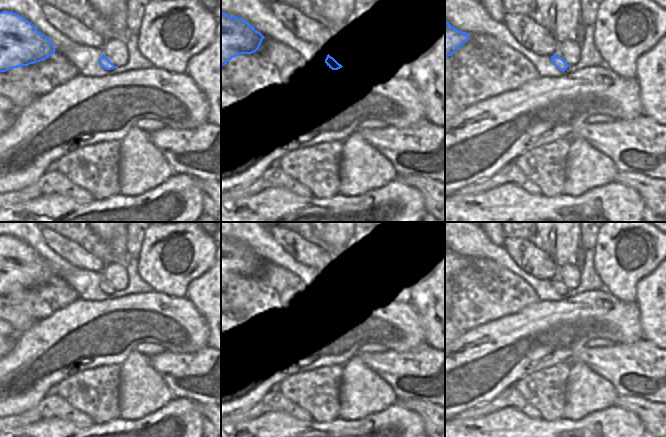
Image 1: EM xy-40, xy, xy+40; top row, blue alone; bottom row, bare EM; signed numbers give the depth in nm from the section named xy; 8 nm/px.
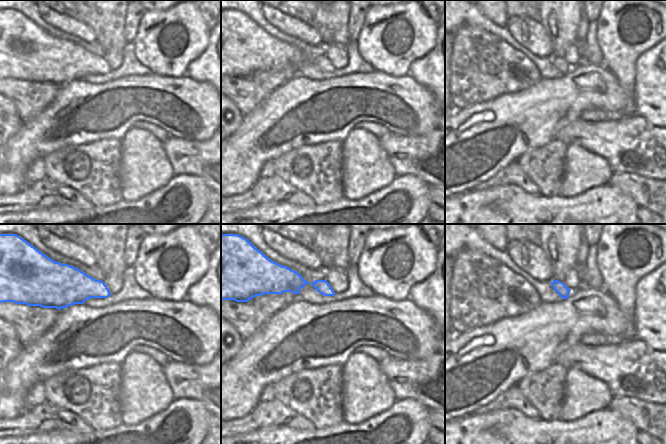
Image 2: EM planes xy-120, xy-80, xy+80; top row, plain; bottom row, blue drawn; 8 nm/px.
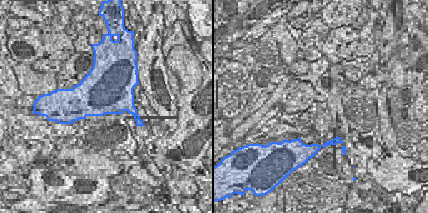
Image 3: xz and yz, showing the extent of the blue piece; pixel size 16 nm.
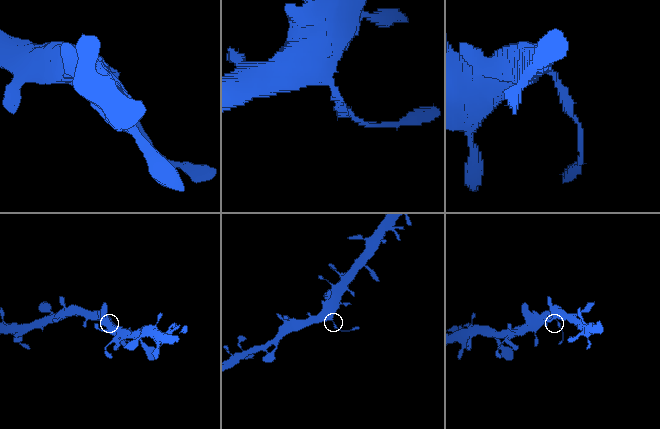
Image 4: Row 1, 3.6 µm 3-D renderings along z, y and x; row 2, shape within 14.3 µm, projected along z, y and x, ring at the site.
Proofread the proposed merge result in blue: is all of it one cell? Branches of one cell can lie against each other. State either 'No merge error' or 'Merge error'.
Merge error.

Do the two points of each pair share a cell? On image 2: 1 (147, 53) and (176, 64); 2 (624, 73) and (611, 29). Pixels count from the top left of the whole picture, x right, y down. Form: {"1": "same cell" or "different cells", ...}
{"1": "same cell", "2": "same cell"}

